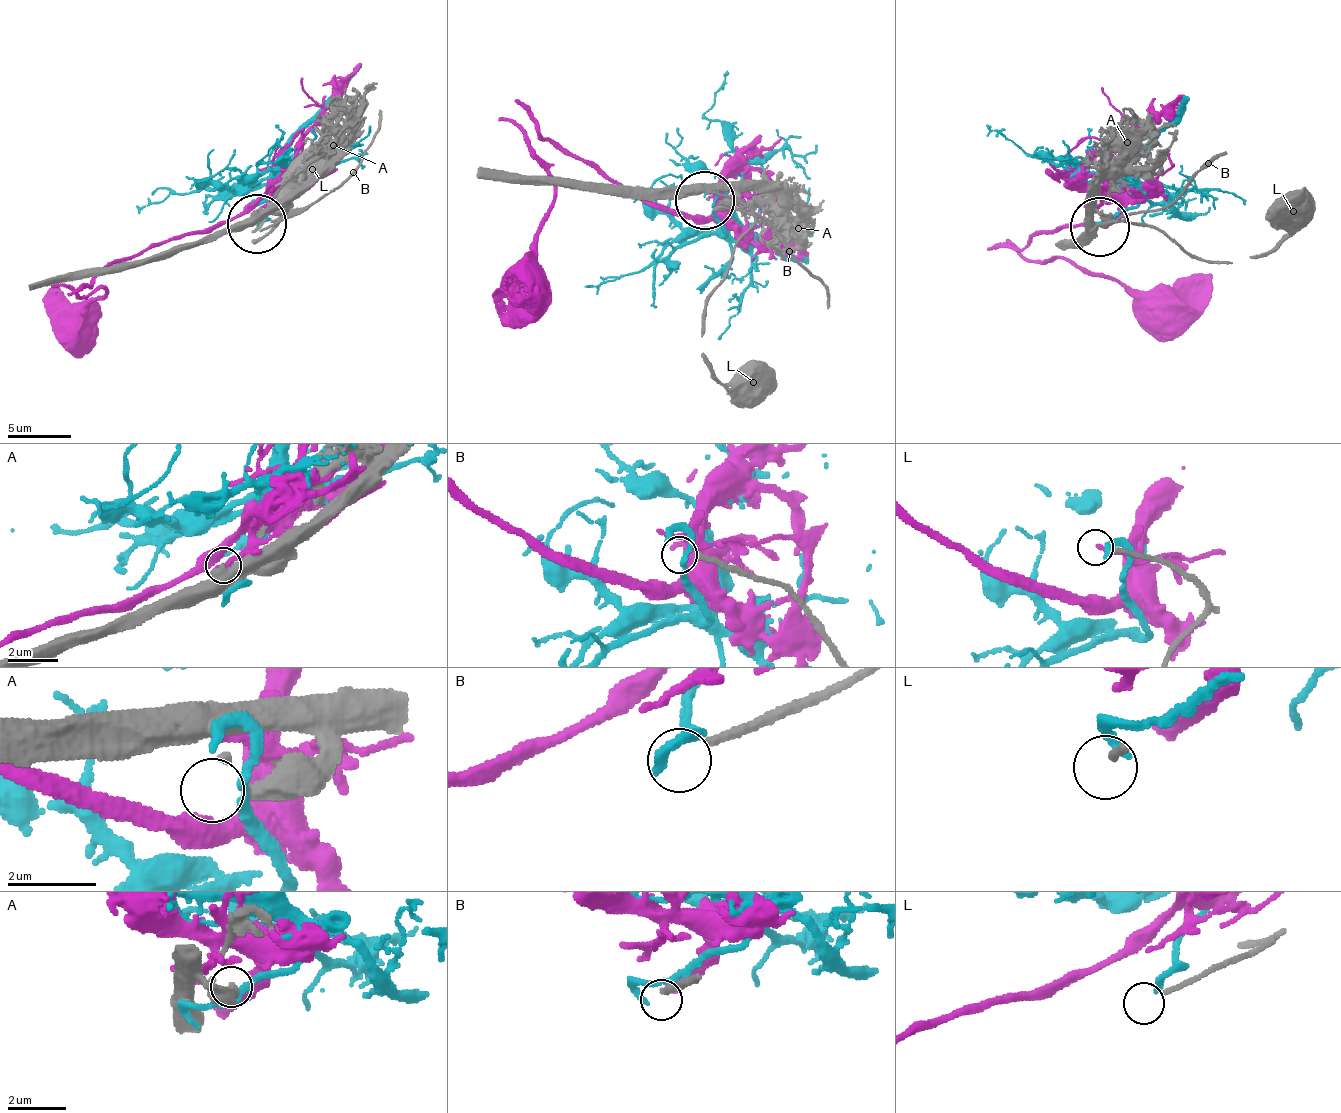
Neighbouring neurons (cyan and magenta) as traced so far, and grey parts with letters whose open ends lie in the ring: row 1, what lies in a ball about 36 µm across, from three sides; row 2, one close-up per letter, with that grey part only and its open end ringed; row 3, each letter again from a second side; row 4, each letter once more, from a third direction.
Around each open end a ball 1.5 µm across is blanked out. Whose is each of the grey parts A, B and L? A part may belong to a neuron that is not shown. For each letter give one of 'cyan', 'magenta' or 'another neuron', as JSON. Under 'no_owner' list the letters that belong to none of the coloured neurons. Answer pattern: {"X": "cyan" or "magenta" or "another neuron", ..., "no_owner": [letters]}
{"A": "another neuron", "B": "cyan", "L": "another neuron", "no_owner": ["A", "L"]}

